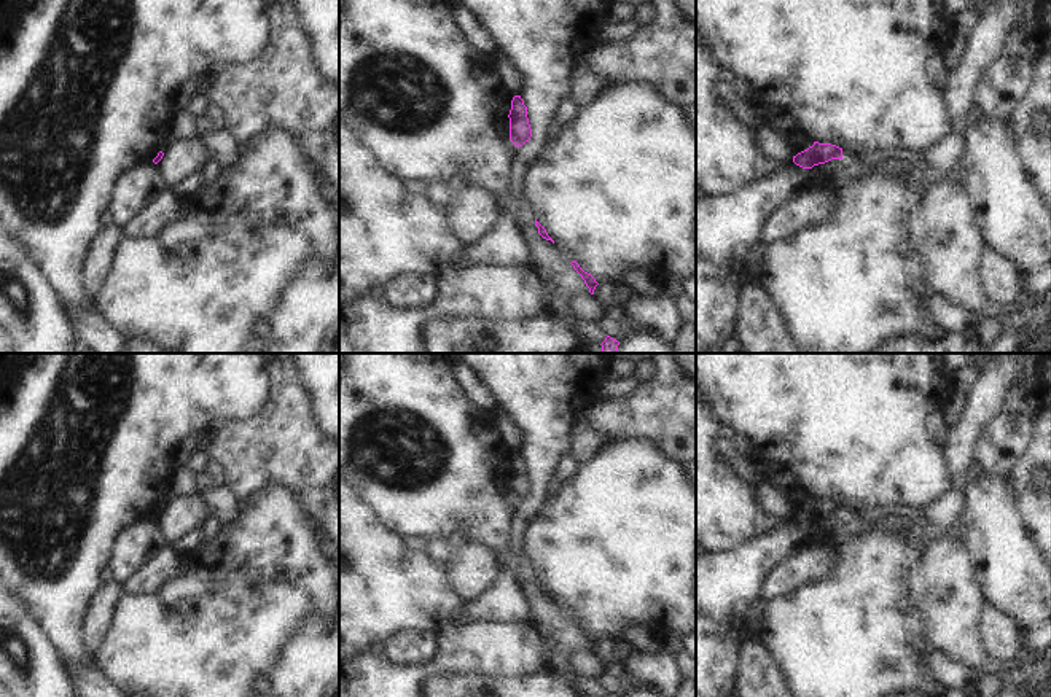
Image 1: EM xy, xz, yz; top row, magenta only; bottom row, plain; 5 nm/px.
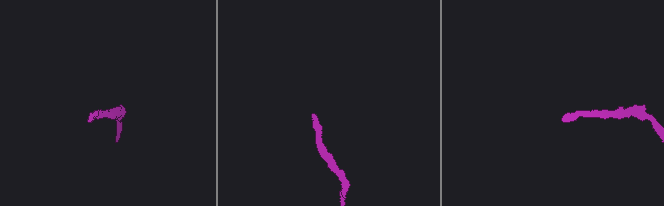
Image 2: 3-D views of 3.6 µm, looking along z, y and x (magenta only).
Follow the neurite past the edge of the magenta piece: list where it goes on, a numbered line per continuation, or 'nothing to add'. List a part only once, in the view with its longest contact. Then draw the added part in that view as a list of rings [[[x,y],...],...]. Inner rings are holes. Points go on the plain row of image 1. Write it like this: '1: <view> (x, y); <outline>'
nothing to add

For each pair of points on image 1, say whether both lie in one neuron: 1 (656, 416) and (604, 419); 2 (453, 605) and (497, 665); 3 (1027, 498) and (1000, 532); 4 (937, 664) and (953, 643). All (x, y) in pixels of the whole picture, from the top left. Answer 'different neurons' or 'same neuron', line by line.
1: same neuron
2: different neurons
3: different neurons
4: different neurons

